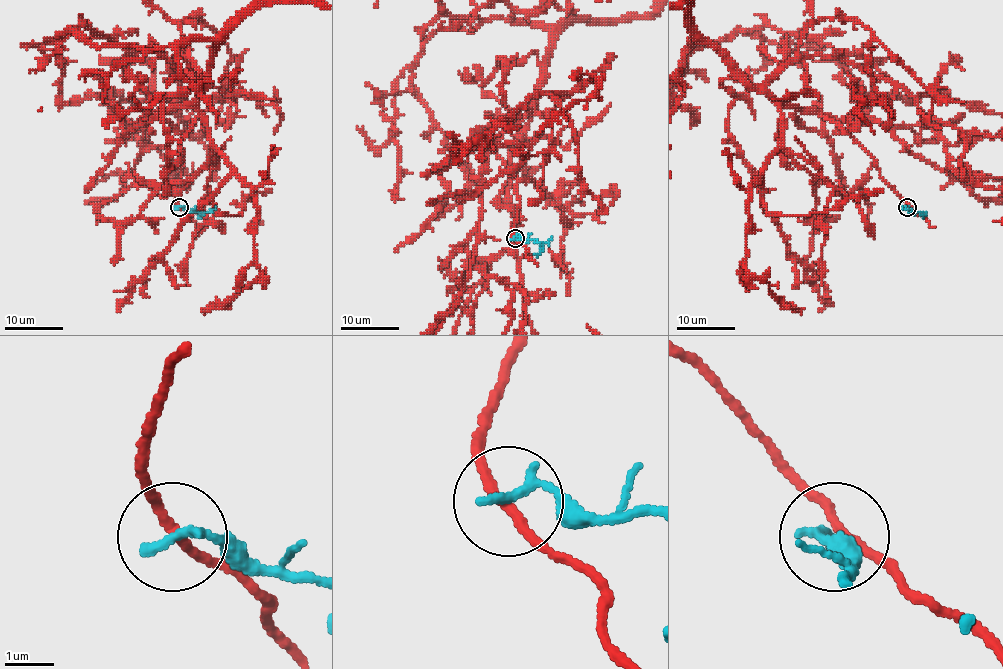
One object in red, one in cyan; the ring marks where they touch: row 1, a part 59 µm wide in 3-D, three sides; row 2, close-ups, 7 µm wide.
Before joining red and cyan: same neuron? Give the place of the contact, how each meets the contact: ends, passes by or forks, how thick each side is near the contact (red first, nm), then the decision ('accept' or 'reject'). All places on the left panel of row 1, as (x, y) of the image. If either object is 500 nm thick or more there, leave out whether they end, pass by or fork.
at (179, 207); red passes by; cyan ends there; 180 nm thick on the red side, 240 nm on the other; reject

